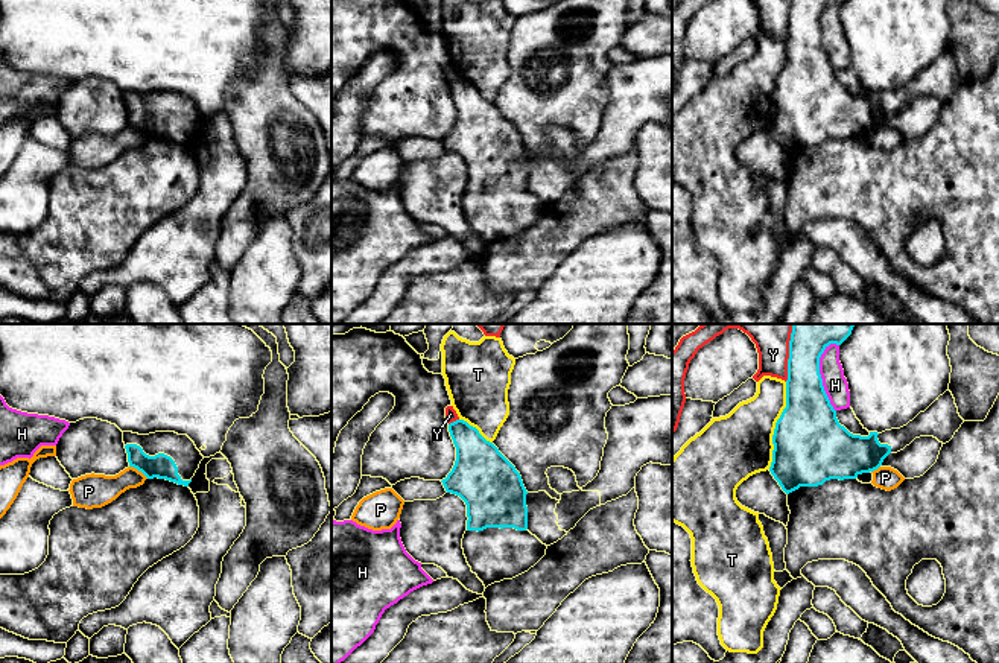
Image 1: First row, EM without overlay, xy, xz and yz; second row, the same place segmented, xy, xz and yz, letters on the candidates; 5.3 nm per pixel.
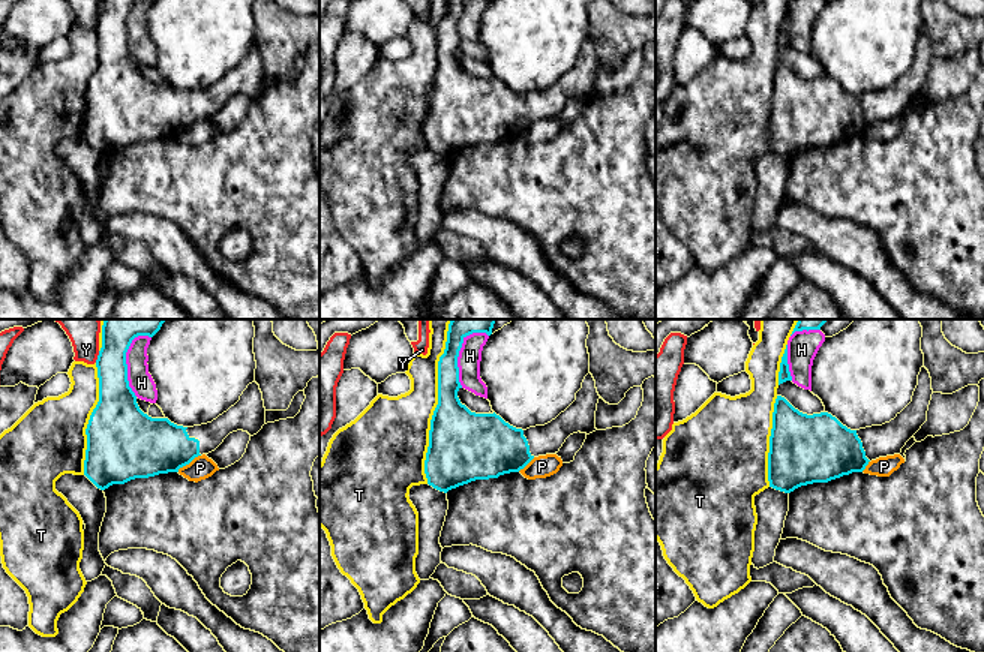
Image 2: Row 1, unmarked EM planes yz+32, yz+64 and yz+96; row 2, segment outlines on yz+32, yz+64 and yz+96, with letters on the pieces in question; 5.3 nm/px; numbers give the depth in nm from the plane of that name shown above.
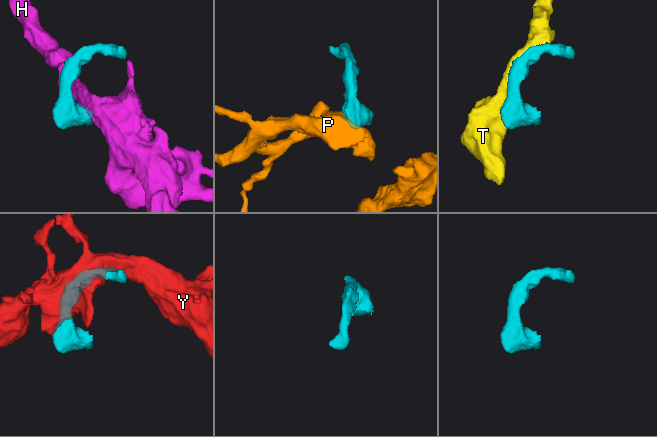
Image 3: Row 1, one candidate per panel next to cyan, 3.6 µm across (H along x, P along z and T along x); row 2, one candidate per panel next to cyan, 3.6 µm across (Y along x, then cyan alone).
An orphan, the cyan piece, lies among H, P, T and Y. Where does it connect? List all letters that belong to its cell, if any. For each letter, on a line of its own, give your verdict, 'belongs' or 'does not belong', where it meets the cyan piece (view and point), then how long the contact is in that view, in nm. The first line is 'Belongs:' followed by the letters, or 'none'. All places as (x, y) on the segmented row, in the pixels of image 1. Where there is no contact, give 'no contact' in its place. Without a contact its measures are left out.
Belongs: none
H: does not belong; contact yz (820, 377); length 360 nm
P: does not belong; contact xy (139, 470); length 120 nm
T: does not belong; contact yz (776, 426); length 480 nm
Y: does not belong; contact yz (789, 353); length 300 nm

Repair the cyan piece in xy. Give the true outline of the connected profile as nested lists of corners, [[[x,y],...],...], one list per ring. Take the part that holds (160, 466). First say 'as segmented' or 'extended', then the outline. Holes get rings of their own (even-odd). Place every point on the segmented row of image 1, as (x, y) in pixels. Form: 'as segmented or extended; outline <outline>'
extended; outline [[[123,432],[129,467],[147,479],[166,479],[189,487],[204,456],[187,435]]]

